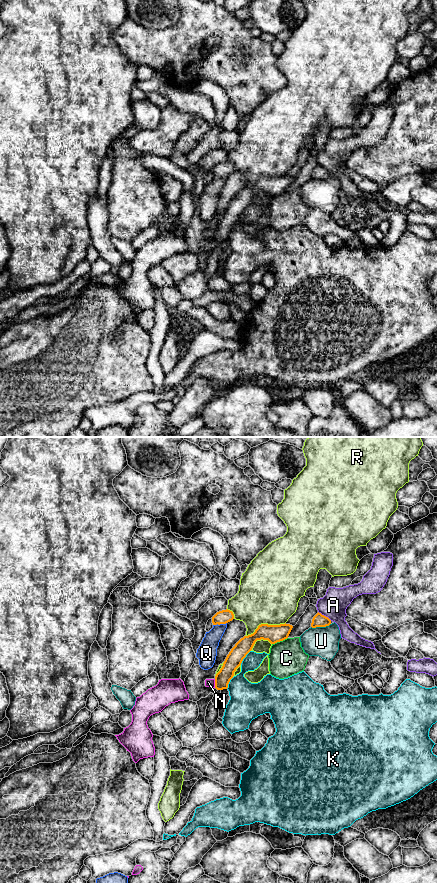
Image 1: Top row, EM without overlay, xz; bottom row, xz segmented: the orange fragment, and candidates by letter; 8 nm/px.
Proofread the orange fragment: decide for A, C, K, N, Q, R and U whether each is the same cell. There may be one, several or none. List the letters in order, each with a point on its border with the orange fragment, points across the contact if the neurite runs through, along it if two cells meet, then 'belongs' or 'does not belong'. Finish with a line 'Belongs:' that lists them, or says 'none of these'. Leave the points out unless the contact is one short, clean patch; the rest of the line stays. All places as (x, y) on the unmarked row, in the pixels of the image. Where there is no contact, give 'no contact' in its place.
A: xz (325, 168) | does not belong
C: xz (279, 193) | does not belong
K: xz (245, 208) | does not belong
N: xz (215, 235) | along xz (214, 231), (215, 239) | does not belong
Q: xz (219, 176) | does not belong
R: xz (264, 176) | does not belong
U: xz (320, 178) | does not belong
Belongs: none of these

